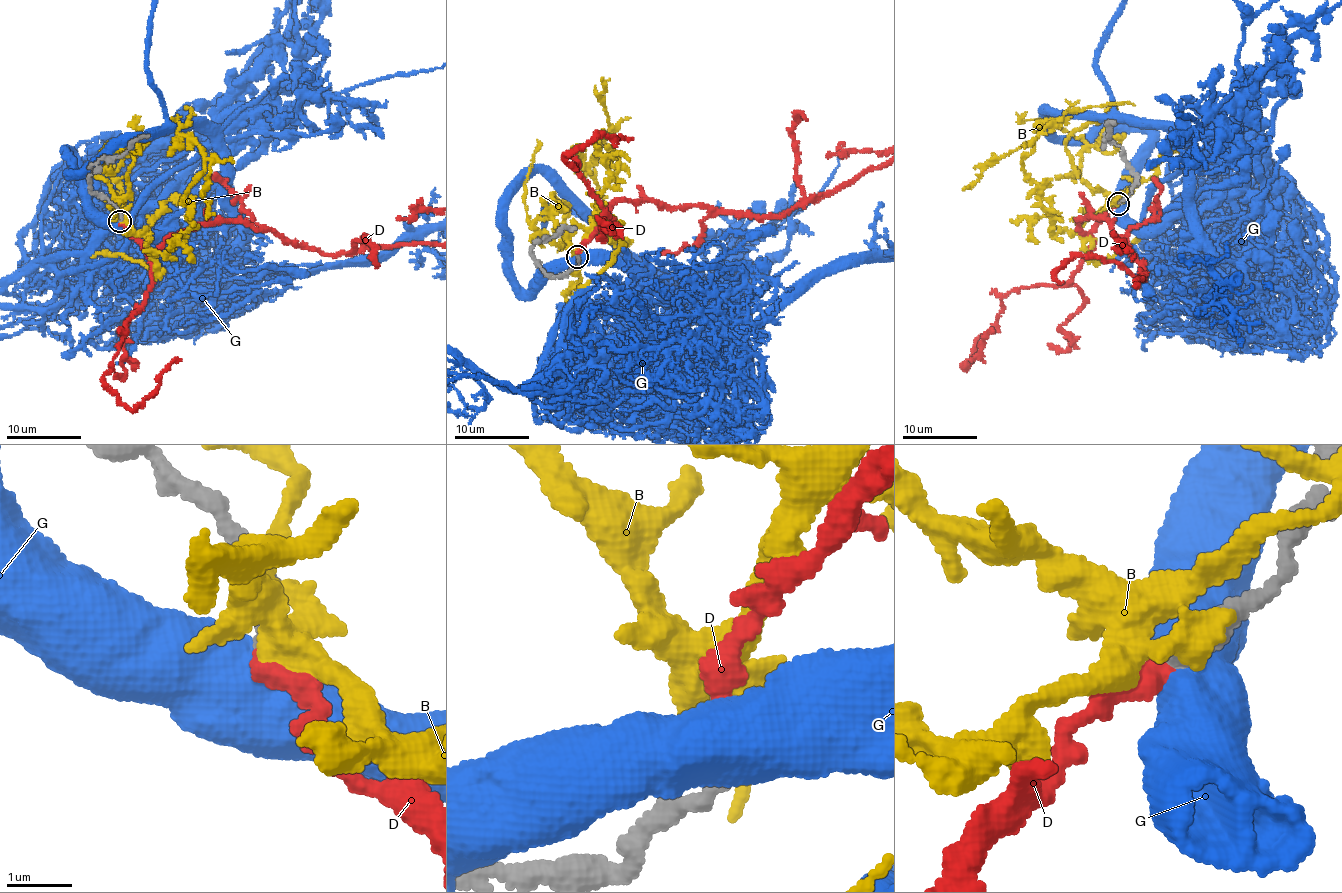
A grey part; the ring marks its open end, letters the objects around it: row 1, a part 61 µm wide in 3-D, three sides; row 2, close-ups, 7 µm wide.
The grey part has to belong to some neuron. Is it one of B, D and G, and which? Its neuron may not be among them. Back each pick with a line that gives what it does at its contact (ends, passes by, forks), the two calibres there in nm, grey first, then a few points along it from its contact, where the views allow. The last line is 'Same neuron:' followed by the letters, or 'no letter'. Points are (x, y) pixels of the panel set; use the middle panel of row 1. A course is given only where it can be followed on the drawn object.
D: it ends | 400/400 nm
Same neuron: D

